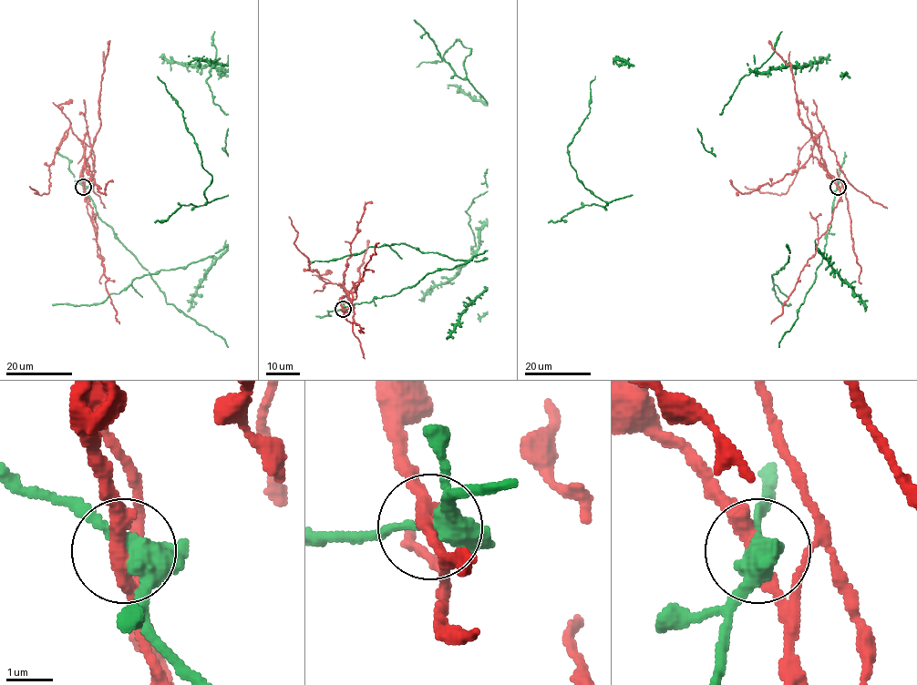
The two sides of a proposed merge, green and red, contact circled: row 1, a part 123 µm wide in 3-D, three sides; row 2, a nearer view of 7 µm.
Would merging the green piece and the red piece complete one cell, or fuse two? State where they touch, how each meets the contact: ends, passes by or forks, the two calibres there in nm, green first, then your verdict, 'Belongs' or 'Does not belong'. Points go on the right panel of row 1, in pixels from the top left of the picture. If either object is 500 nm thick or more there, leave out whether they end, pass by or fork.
Place: (838, 187). At the ring green forks. At the ring red passes by. Thickness 340 nm (green) against 320 nm. Does not belong

